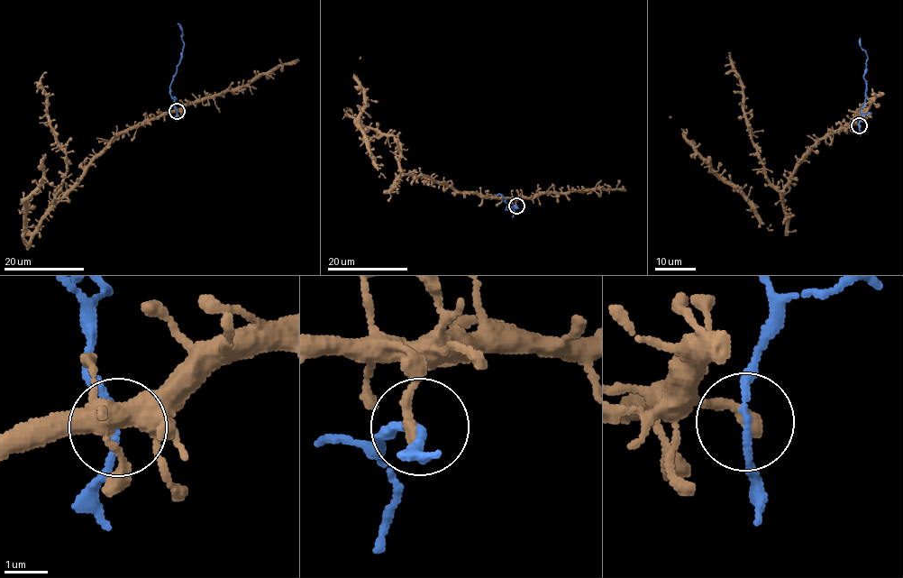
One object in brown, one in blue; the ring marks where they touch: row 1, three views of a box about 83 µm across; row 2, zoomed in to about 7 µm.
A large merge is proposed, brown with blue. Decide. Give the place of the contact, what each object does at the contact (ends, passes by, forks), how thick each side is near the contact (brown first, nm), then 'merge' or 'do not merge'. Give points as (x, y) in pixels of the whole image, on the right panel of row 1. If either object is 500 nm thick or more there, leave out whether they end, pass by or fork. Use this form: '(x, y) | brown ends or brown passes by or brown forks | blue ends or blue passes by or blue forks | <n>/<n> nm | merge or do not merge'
(859, 125) | brown ends | blue passes by | 360/130 nm | merge

